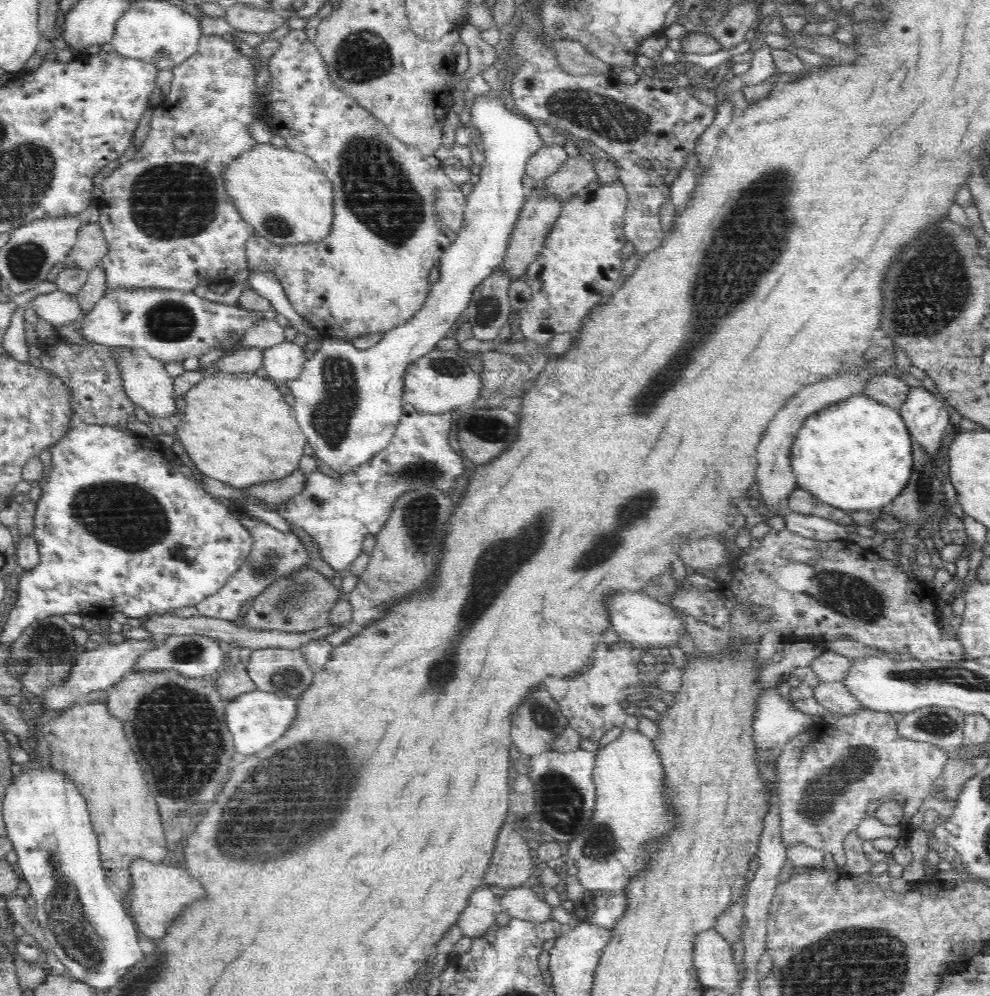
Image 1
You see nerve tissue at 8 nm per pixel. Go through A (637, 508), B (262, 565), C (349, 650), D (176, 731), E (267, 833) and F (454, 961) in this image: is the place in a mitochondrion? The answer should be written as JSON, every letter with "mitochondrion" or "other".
{"A":"mitochondrion","B":"mitochondrion","C":"other","D":"mitochondrion","E":"mitochondrion","F":"other"}

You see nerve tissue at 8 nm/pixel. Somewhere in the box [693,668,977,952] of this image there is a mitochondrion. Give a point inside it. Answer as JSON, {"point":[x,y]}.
{"point":[820,793]}

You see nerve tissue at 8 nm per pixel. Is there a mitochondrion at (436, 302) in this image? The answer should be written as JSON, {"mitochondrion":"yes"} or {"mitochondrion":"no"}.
{"mitochondrion":"no"}

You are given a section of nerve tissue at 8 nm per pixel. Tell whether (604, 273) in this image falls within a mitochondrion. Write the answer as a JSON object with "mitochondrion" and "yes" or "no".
{"mitochondrion":"no"}

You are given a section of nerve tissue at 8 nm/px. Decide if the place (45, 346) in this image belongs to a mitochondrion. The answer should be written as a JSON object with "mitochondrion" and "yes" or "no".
{"mitochondrion":"no"}

